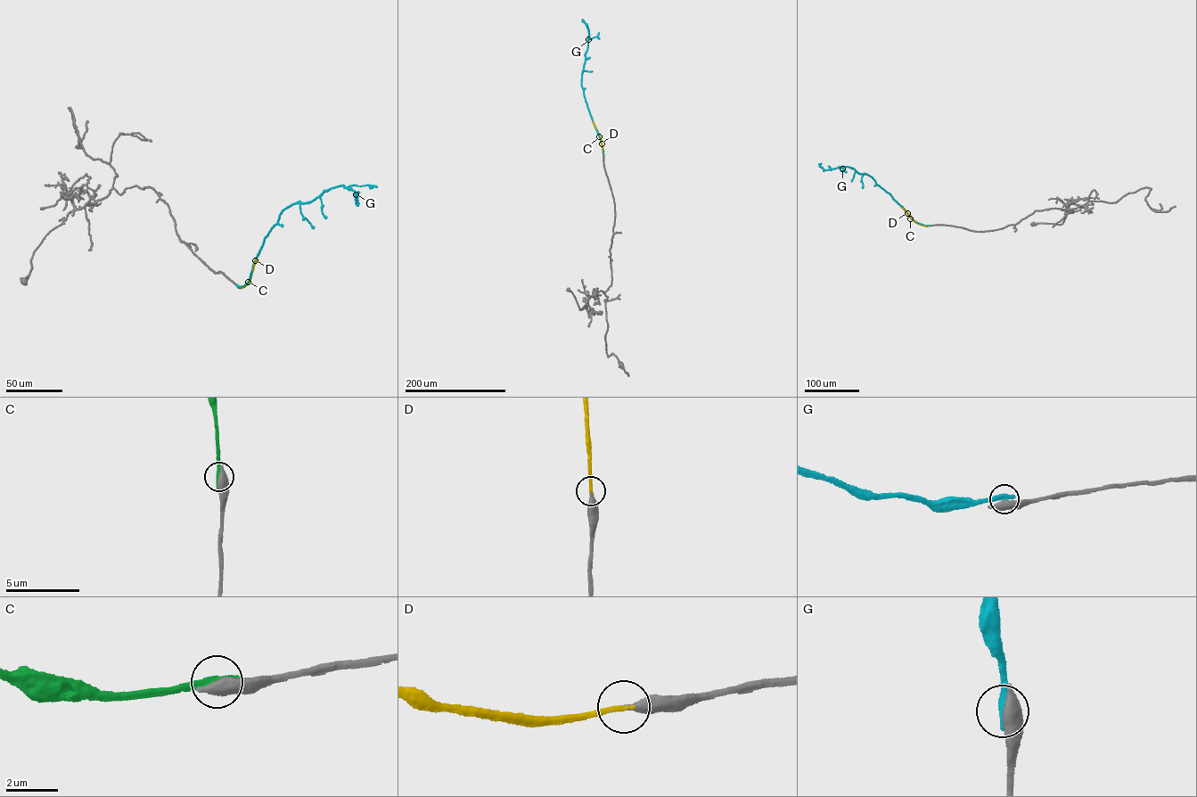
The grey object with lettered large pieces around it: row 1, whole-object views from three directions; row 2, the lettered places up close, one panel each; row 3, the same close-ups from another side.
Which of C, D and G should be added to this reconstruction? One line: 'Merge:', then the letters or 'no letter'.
Merge: D

